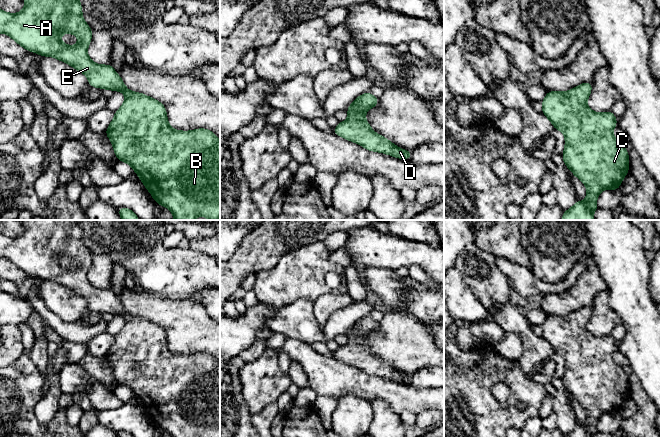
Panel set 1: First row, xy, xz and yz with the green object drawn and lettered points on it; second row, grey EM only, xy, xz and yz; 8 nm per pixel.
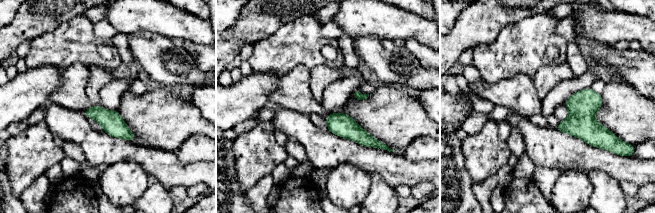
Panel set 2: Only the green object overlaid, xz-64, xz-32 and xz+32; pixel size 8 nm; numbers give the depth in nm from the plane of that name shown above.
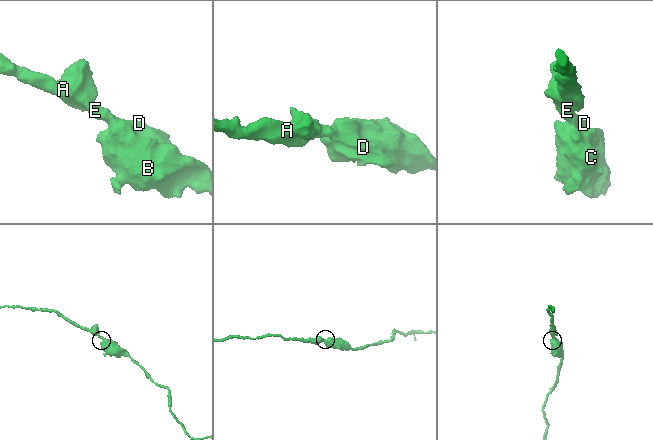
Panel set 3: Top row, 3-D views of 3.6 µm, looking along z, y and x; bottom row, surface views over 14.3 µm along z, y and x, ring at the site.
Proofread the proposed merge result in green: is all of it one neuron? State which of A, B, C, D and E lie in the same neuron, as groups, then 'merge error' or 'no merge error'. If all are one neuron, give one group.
groups A B C D E; no merge error

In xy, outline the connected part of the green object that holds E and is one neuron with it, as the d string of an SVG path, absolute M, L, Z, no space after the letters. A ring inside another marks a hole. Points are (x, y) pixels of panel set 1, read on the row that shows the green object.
M24 0L24 4L24 9L16 14L0 9L0 33L7 34L28 51L42 57L54 57L69 64L87 76L90 87L121 91L125 95L125 102L115 111L114 118L105 132L112 142L118 161L127 162L130 165L155 202L167 207L174 215L174 220L194 220L198 216L217 220L220 217L220 140L215 133L206 128L192 131L171 128L166 108L161 102L145 94L131 92L111 64L94 63L87 54L92 40L92 30L83 19L82 5L79 0ZM63 33L74 34L79 38L79 42L75 46L64 44L59 38Z

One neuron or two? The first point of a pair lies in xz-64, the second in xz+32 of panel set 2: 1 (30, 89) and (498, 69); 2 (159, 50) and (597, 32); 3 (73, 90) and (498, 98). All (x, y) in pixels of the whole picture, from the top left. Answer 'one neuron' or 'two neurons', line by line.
1: two neurons
2: two neurons
3: one neuron

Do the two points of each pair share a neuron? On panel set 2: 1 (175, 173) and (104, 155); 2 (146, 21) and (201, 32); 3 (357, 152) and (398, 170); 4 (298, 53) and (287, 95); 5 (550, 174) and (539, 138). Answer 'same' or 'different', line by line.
1: same
2: same
3: same
4: different
5: different

